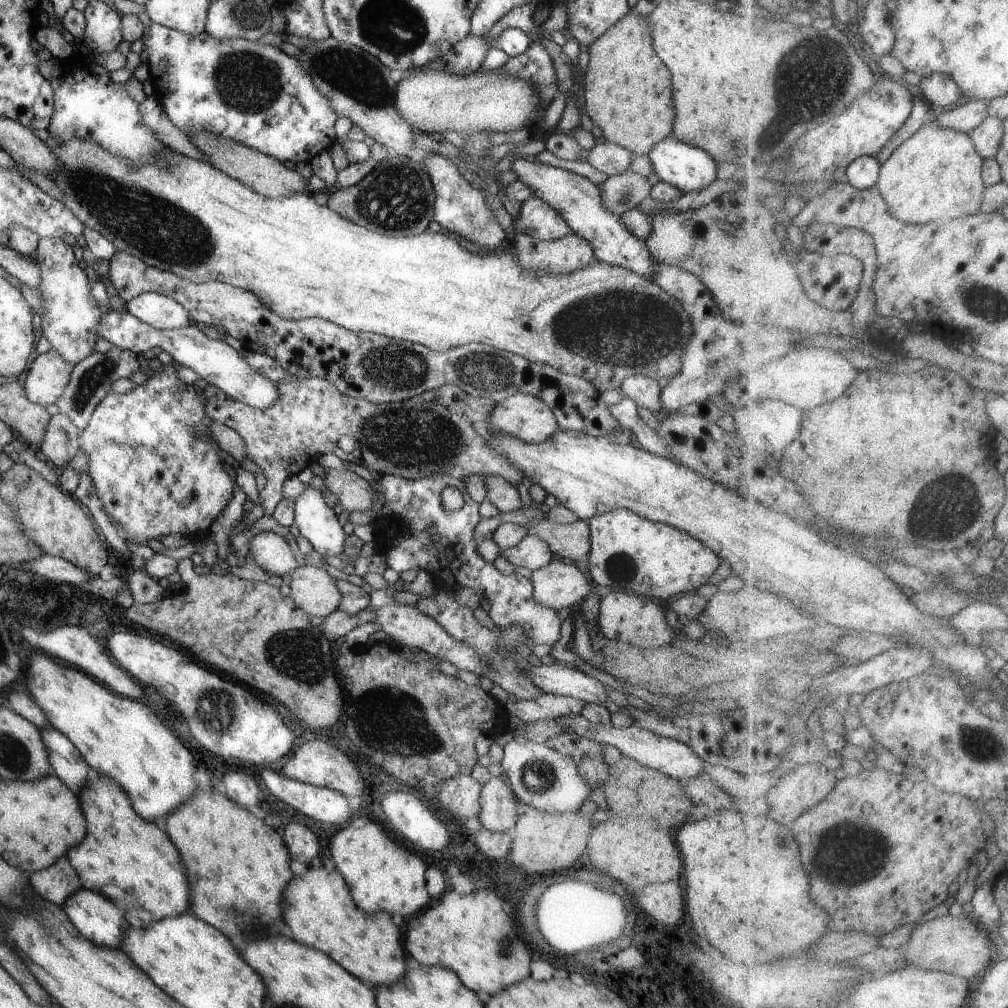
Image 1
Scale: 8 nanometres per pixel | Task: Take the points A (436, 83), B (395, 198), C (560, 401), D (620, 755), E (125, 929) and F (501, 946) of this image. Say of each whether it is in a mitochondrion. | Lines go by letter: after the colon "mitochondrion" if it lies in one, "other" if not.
A: other
B: mitochondrion
C: other
D: other
E: other
F: mitochondrion

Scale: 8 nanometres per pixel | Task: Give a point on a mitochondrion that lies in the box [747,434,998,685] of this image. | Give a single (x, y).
(955, 501)

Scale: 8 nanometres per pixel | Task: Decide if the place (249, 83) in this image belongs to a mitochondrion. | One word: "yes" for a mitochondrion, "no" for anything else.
yes

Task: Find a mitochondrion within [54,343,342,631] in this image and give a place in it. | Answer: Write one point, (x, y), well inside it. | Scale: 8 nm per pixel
(100, 371)

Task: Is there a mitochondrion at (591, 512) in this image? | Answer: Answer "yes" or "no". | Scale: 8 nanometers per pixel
no

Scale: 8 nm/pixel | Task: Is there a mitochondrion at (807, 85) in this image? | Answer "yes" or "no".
yes

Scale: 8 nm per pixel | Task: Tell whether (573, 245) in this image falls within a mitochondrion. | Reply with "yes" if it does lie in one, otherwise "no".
no

